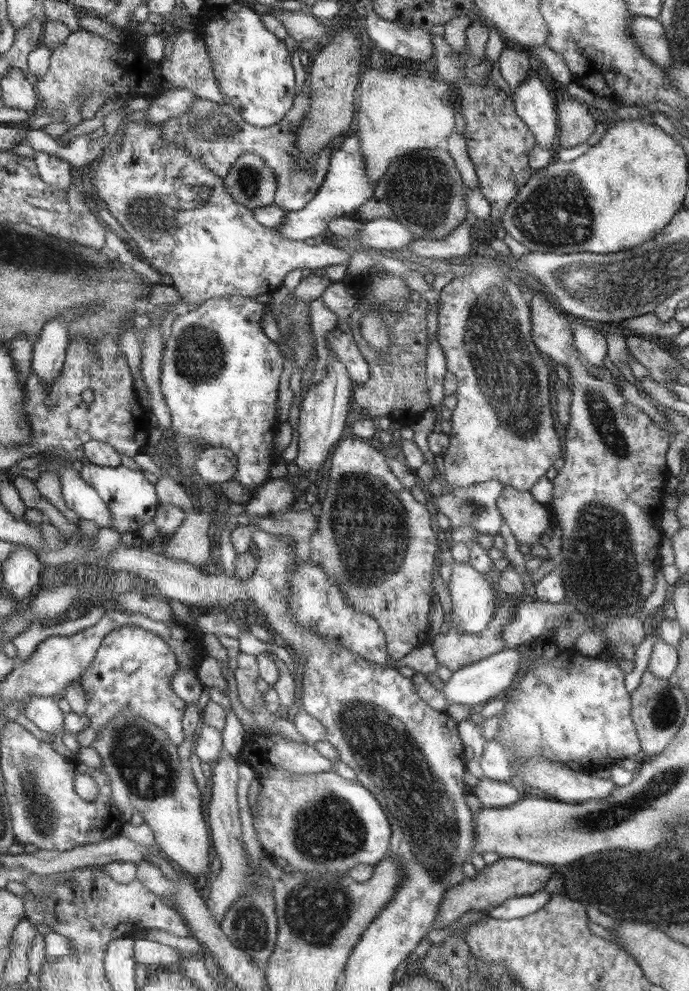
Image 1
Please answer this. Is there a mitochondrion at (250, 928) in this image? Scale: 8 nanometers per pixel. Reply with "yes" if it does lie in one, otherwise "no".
yes

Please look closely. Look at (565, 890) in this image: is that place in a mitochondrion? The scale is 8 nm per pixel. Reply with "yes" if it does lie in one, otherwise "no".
no

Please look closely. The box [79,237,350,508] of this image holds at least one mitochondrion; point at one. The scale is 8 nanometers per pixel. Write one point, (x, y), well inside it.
(198, 356)

